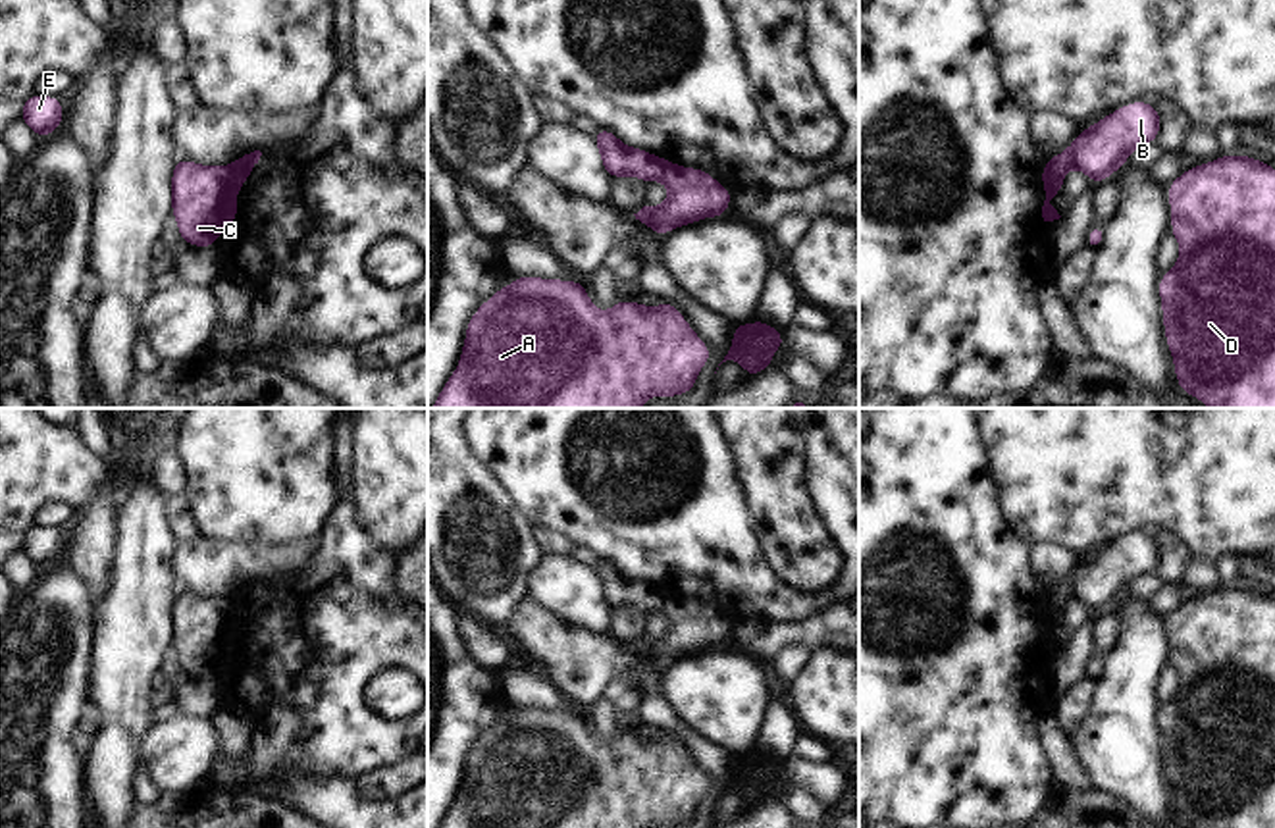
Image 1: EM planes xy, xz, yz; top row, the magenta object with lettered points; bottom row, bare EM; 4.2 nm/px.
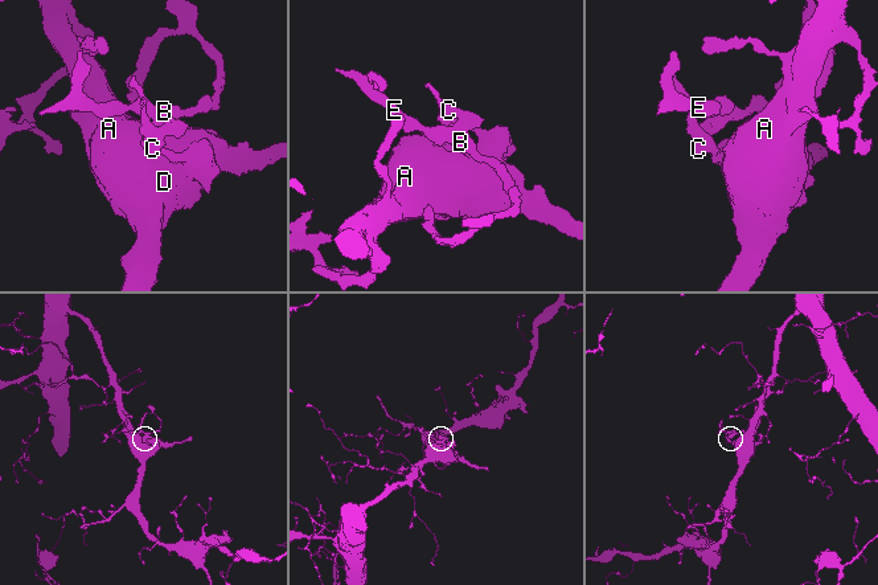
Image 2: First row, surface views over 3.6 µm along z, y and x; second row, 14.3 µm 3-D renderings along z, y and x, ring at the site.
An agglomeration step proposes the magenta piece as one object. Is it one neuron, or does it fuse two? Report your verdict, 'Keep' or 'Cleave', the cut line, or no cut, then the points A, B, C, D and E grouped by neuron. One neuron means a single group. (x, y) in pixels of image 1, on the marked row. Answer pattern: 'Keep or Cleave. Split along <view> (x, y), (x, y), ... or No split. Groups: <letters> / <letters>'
Cleave. Split along yz (1042, 170), (1062, 183). Groups: A C D / B E

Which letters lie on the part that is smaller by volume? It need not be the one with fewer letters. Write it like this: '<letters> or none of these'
B, E

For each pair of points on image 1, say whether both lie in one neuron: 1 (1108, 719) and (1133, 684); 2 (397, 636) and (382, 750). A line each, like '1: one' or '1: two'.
1: one
2: one

